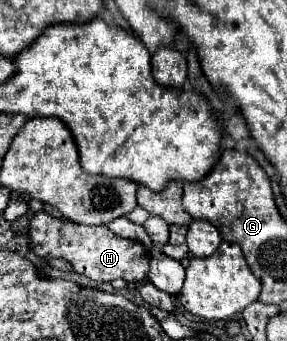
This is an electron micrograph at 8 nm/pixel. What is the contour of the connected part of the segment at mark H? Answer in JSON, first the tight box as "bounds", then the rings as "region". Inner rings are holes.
{"bounds":[29,211,149,283],"region":[[[39,211],[29,221],[29,241],[31,249],[39,257],[59,257],[73,265],[75,273],[81,273],[97,283],[125,279],[127,283],[137,283],[147,279],[149,267],[149,251],[135,239],[123,239],[107,229],[107,225],[89,227],[89,225],[75,225],[71,221],[61,221],[45,211]]]}

